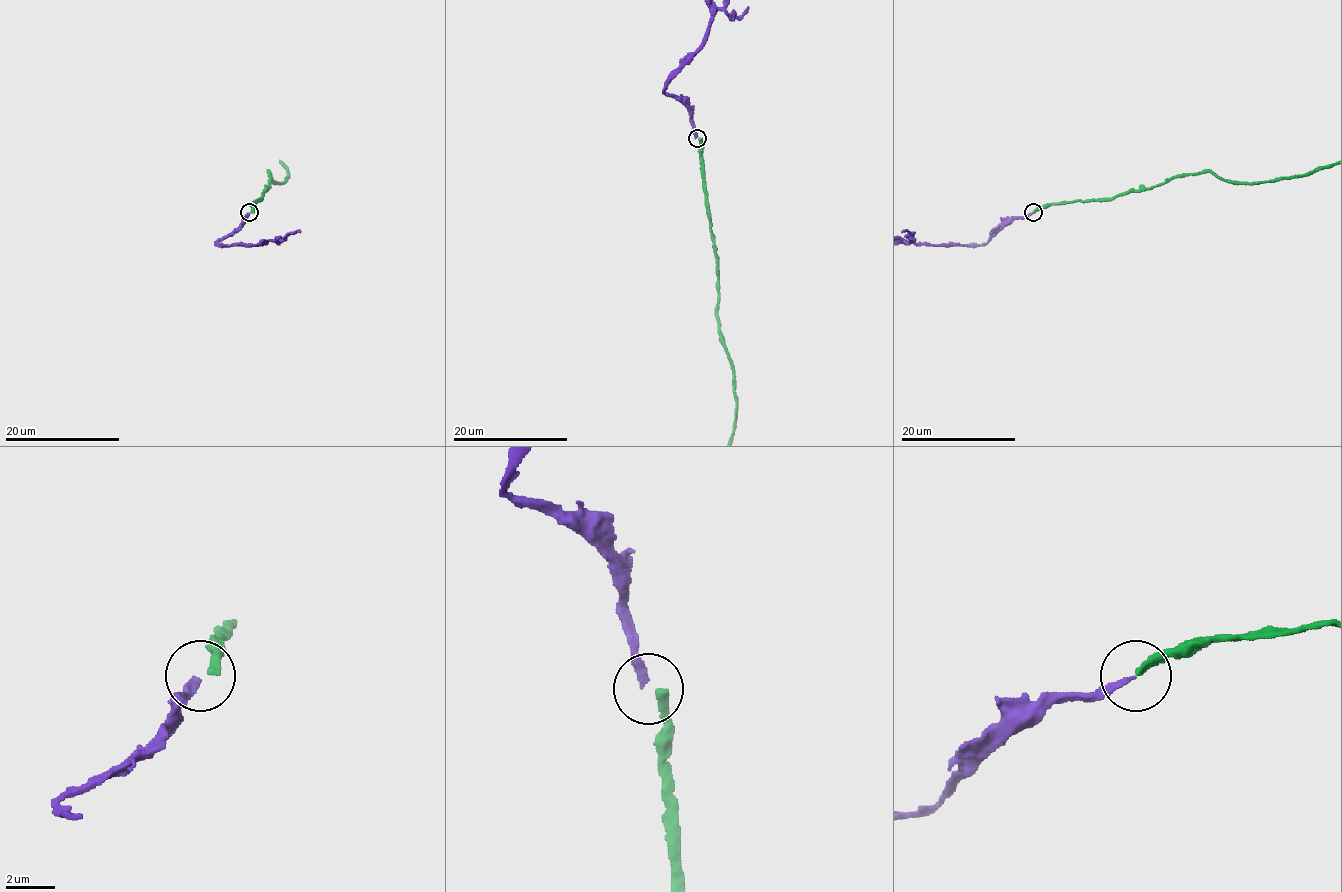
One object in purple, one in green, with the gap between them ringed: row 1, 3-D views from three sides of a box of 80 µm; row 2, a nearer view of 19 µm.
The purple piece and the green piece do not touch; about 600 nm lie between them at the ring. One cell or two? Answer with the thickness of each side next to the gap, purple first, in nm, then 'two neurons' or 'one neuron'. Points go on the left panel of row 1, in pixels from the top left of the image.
240/320 nm | two neurons

